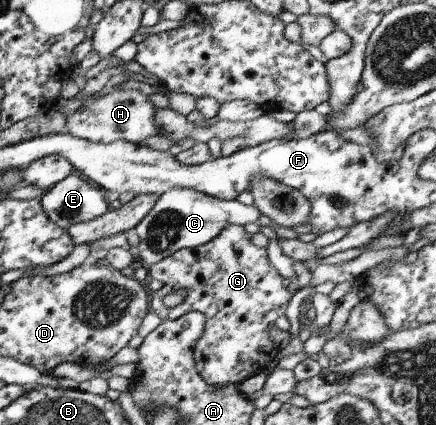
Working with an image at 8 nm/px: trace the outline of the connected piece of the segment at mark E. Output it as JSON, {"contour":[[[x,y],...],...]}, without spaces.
{"contour":[[[74,171],[69,173],[63,180],[57,182],[57,184],[54,184],[50,189],[47,189],[39,197],[39,200],[44,215],[63,230],[67,230],[72,224],[84,223],[100,217],[109,208],[108,201],[104,200],[99,189],[93,188],[87,182],[87,179]]]}

